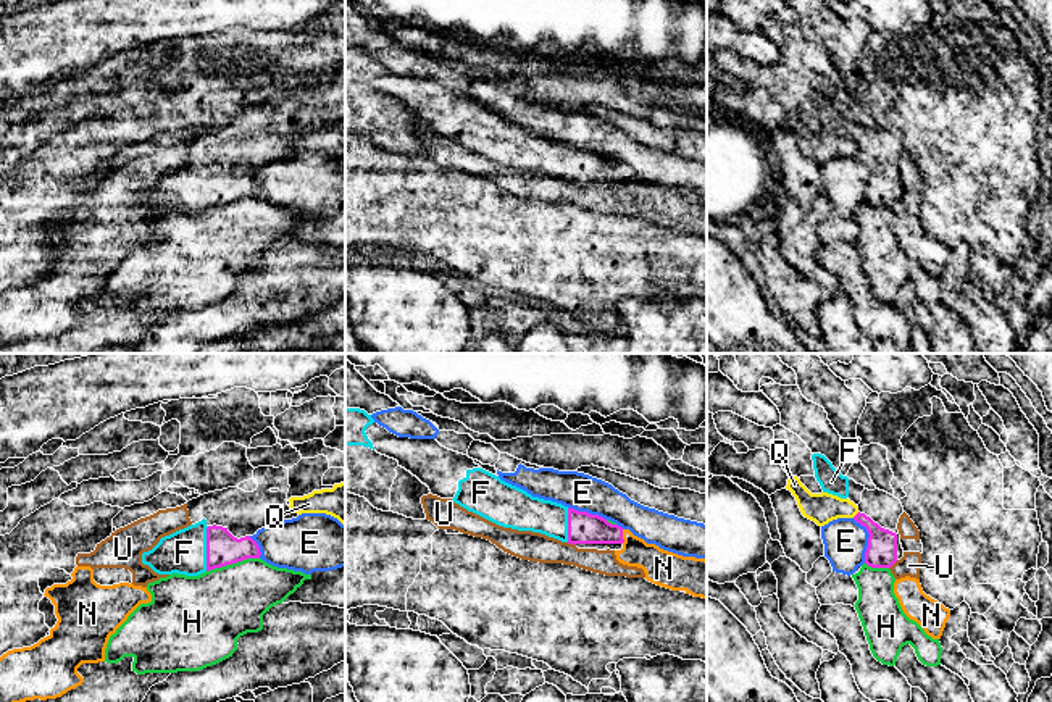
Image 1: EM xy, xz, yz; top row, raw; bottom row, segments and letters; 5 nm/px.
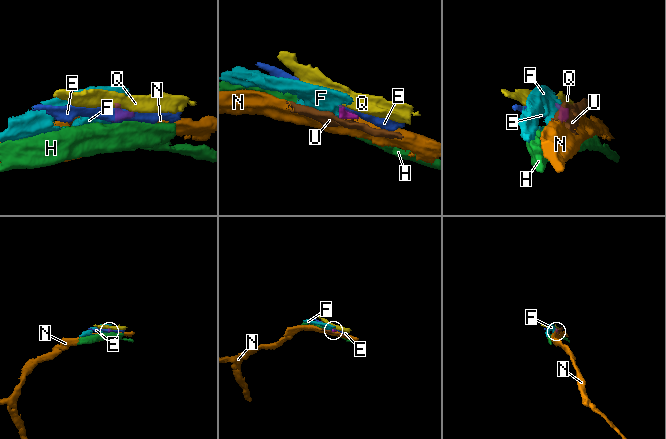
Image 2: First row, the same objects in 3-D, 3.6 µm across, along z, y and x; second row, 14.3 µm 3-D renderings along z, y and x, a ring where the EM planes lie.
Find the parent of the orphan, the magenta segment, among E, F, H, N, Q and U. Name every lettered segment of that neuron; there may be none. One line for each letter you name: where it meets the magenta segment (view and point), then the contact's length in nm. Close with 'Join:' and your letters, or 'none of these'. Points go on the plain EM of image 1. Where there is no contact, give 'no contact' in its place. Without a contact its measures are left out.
F: xy (207, 188) | 220 nm
Join: F

